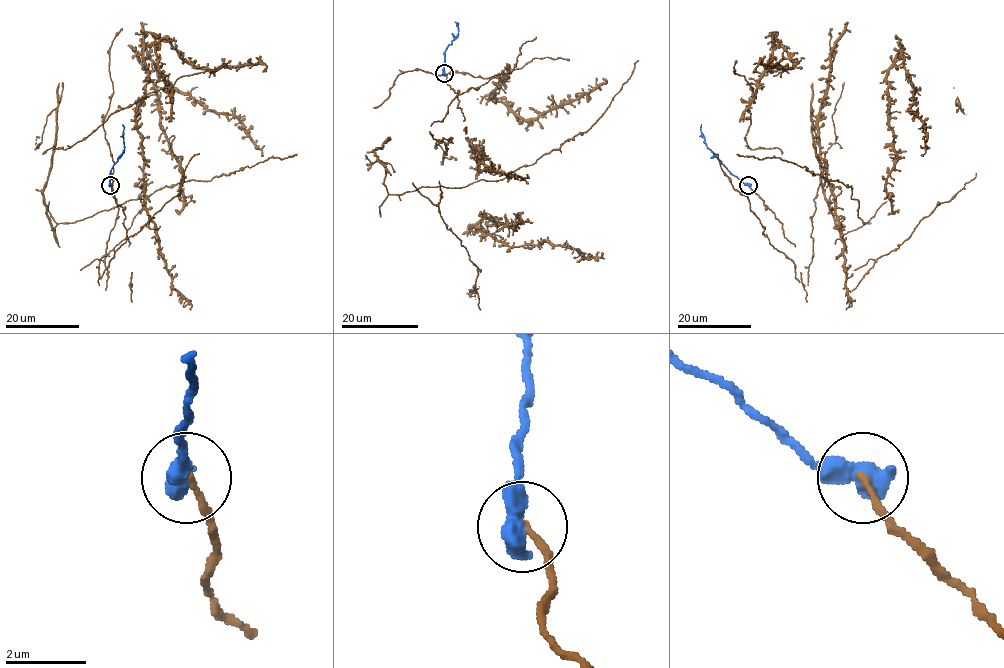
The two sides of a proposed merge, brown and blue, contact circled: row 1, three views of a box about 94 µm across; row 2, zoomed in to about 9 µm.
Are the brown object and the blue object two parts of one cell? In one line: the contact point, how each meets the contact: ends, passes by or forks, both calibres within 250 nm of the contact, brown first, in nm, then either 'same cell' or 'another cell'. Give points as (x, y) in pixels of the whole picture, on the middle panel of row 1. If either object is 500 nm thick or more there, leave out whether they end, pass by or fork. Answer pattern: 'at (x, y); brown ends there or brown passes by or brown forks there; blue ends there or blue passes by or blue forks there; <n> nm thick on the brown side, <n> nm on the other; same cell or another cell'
at (444, 73); 170 nm thick on the brown side, 650 nm on the other; same cell

